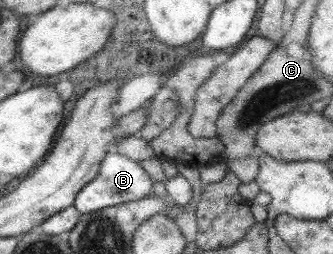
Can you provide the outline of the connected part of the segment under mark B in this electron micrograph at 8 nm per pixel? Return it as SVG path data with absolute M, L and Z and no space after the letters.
M112 148L101 162L97 177L82 187L76 195L74 206L79 213L89 214L92 211L102 210L104 207L135 201L154 194L151 191L153 182L139 161L129 159Z

